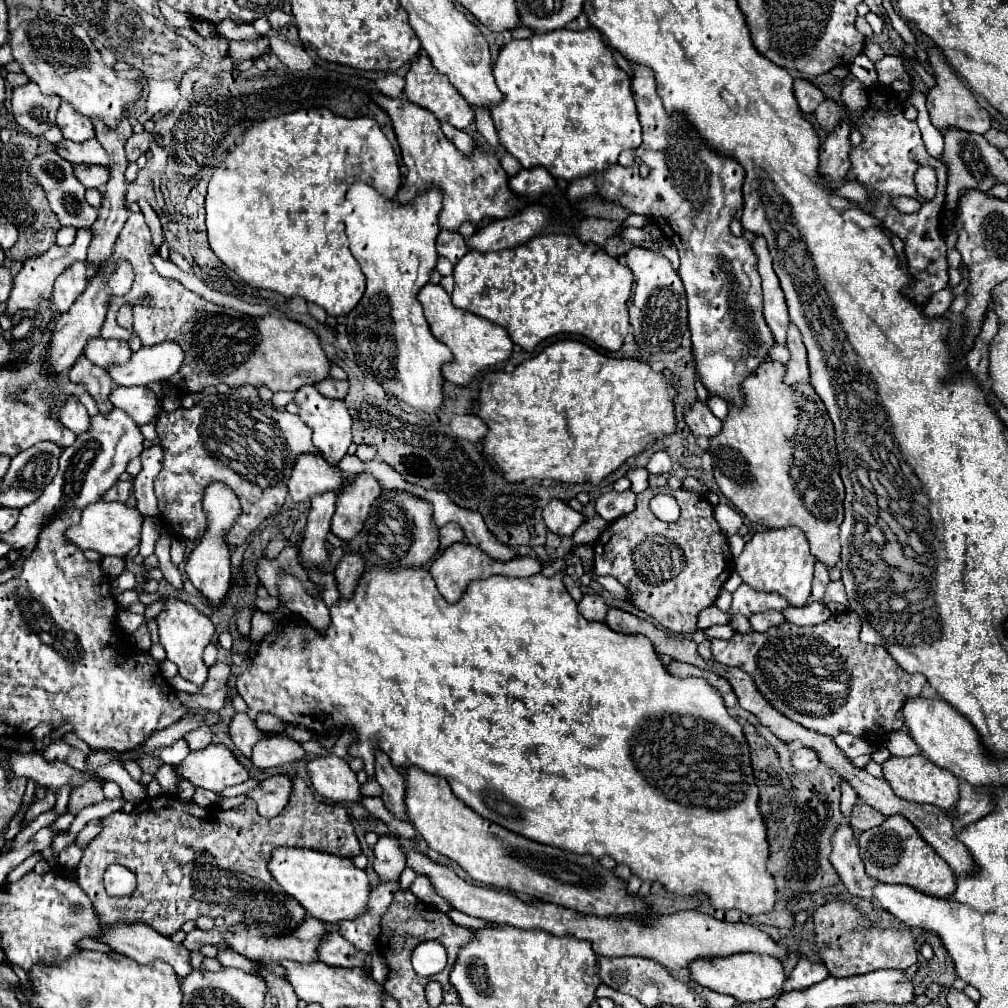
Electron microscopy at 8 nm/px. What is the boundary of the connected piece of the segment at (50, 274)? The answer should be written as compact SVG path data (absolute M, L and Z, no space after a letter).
M90 229L86 233L78 233L76 241L70 247L50 247L44 255L34 255L30 259L24 261L22 271L13 279L13 287L10 297L7 300L7 315L12 318L18 310L38 311L40 319L40 329L44 329L52 319L54 319L54 311L52 311L52 283L54 277L58 277L58 273L62 269L66 269L66 265L72 265L74 261L86 261L86 249L90 245Z

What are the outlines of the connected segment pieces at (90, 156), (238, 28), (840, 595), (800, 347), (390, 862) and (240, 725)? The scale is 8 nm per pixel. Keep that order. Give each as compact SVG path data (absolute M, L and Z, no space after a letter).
M62 139L60 143L54 145L54 151L78 165L78 163L88 163L88 165L102 165L102 167L108 167L108 157L106 157L106 151L102 149L102 145L98 145L96 139L90 139L90 141L84 141L84 143L74 143L74 141L68 141L68 139Z
M230 19L218 23L214 29L218 35L222 35L226 39L258 39L260 37L258 33L254 33L252 25L236 25Z
M830 581L828 583L828 589L824 591L824 597L822 597L824 603L830 603L830 601L838 601L842 605L848 607L848 597L846 597L846 591L844 591L844 585L840 581Z
M794 323L788 325L788 335L786 335L790 359L786 363L786 375L784 381L786 385L794 385L798 381L810 381L810 369L806 365L806 347L802 343L802 335Z
M390 835L380 837L374 847L374 863L372 863L380 881L398 881L400 873L404 871L404 865L406 859L402 859L400 841Z
M236 713L236 715L232 715L228 733L230 733L230 739L232 739L232 743L236 745L236 749L238 749L242 755L246 755L248 759L250 759L252 747L264 737L264 731L260 731L260 729L250 721L250 717L246 717L246 713Z

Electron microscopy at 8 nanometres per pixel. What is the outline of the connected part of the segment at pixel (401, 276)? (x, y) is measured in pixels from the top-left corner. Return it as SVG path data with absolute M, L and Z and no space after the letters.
M354 183L342 205L342 221L346 225L346 235L350 243L350 251L362 267L366 275L366 291L360 303L348 313L348 337L354 347L356 363L364 373L374 373L374 379L394 397L408 403L420 411L438 411L442 407L442 373L440 367L450 361L452 353L446 345L438 343L430 333L428 321L422 313L422 305L418 303L418 291L430 281L430 273L436 267L436 237L440 233L438 217L442 211L442 189L432 185L424 195L414 197L412 201L400 205L396 199L388 199L380 195L374 187L366 183Z

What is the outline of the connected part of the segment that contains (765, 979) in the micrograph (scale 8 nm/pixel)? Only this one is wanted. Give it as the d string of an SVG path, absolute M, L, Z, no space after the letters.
M734 953L728 957L698 957L690 963L690 981L698 983L716 993L732 995L738 1001L760 1001L770 999L782 989L786 975L784 967L776 957L758 953Z

